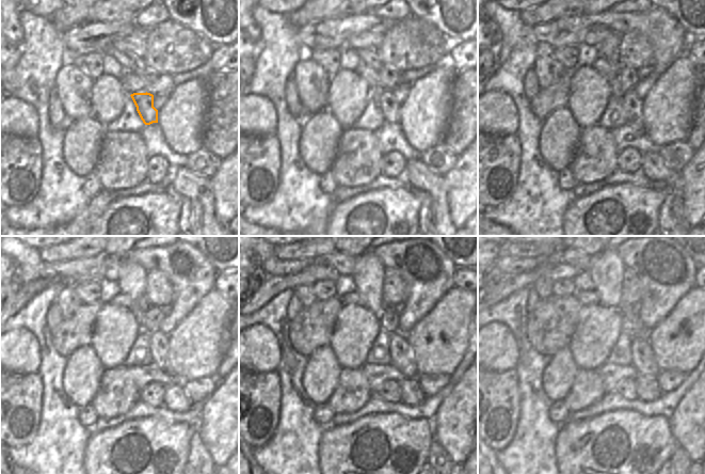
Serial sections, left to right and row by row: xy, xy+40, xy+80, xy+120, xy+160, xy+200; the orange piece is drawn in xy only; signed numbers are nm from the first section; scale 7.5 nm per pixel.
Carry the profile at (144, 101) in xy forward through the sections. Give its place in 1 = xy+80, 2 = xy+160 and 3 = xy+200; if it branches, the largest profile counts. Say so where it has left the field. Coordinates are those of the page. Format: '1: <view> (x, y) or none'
1: xy+80 (633, 106)
2: xy+160 (401, 358)
3: xy+200 (642, 359)

